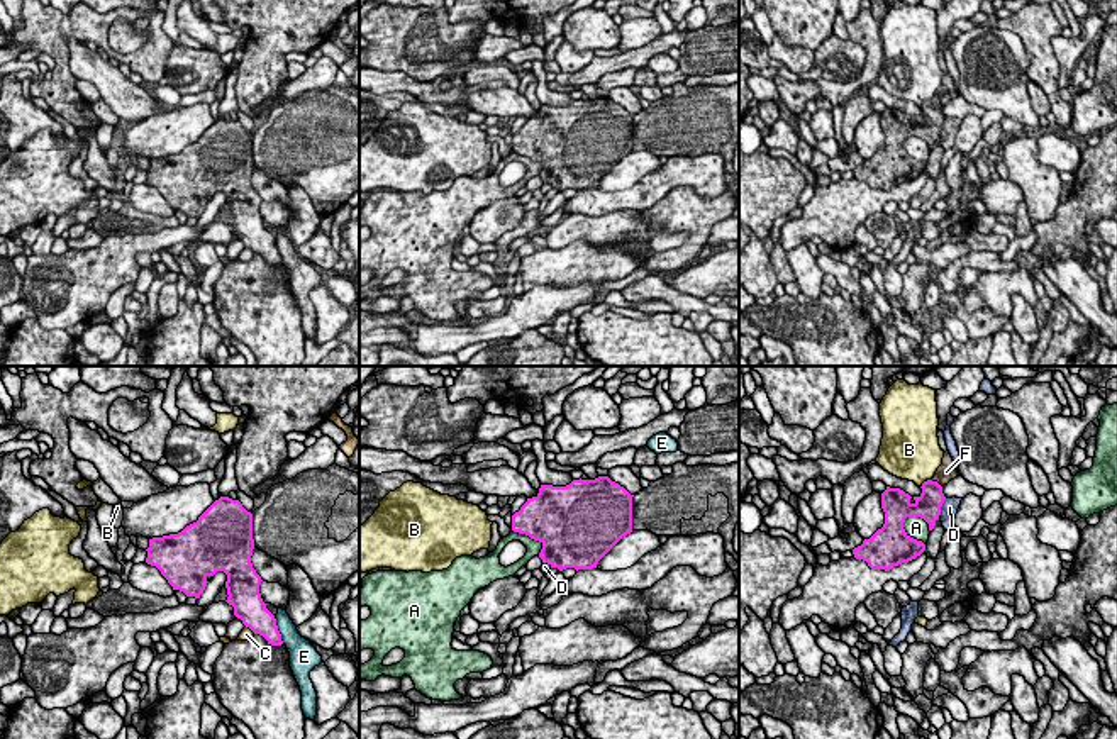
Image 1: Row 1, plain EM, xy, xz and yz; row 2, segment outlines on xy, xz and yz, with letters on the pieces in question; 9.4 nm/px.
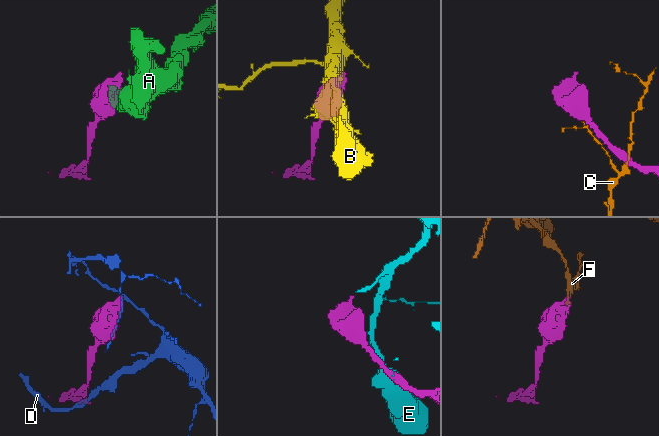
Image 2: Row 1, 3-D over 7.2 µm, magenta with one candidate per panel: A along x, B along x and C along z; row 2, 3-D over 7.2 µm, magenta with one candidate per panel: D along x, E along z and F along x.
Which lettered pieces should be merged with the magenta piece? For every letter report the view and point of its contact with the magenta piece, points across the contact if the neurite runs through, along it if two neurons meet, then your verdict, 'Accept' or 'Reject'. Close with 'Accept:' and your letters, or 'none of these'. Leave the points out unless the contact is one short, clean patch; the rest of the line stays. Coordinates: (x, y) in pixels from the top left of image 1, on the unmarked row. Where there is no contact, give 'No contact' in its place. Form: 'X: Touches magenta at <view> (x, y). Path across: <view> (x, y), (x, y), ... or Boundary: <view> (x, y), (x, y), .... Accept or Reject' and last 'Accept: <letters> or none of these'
A: Touches magenta at yz (909, 156). Reject
B: Touches magenta at yz (922, 104). Reject
C: Touches magenta at xy (251, 250). Reject
D: Touches magenta at yz (941, 126). Reject
E: Touches magenta at xy (278, 251). Reject
F: Touches magenta at yz (936, 102). Accept
Accept: F

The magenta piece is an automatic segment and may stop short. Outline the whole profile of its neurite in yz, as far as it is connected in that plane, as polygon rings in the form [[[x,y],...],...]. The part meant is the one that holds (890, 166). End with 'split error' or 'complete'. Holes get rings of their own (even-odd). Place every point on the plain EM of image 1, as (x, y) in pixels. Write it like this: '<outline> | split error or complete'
[[[949,71],[944,73],[942,85],[937,88],[932,100],[922,103],[922,114],[912,117],[900,108],[890,108],[881,114],[881,129],[885,144],[861,166],[853,169],[856,180],[868,183],[871,190],[892,190],[902,183],[909,183],[925,171],[925,164],[910,158],[903,142],[907,137],[920,137],[934,149],[941,136],[941,127],[946,120],[942,107],[958,97],[958,90]]] | split error

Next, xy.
[[[220,117],[197,142],[186,146],[181,153],[149,159],[146,183],[156,186],[173,210],[180,210],[186,217],[195,219],[200,219],[203,214],[208,197],[224,192],[227,195],[225,208],[229,215],[225,222],[234,227],[234,236],[254,254],[263,256],[268,264],[281,266],[283,261],[276,239],[266,229],[259,214],[263,200],[253,188],[253,169],[253,134],[239,120]]] | complete

